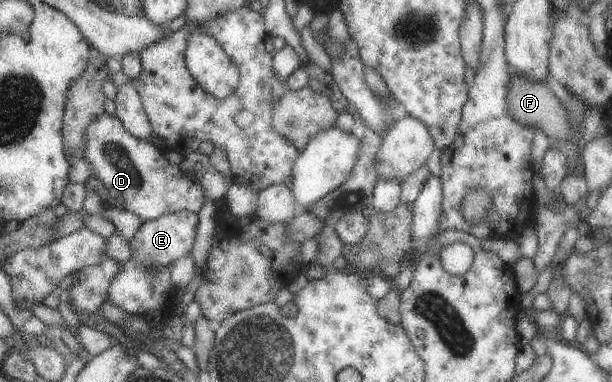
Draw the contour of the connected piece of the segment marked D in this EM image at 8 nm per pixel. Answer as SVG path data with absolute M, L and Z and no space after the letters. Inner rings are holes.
M101 114L86 127L84 131L83 160L90 165L90 174L83 185L99 197L103 206L124 209L137 215L141 222L154 220L164 213L175 210L187 210L197 213L202 206L203 193L197 179L182 174L177 165L171 165L163 157L163 152L155 145L135 139L123 129L115 116Z

